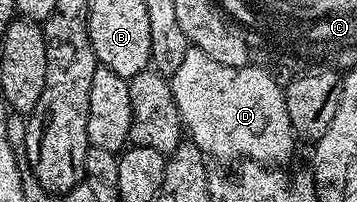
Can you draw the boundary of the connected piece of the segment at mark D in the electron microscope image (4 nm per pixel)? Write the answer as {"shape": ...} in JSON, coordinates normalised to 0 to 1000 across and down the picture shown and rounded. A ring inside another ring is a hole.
{"shape":[[[535,233],[527,238],[507,332],[476,366],[473,396],[521,673],[583,782],[669,772],[669,787],[714,797],[723,817],[793,827],[824,767],[832,683],[810,609],[810,550],[798,550],[796,426],[742,347],[700,312],[686,332],[630,332],[599,292],[585,292],[574,252]]]}

